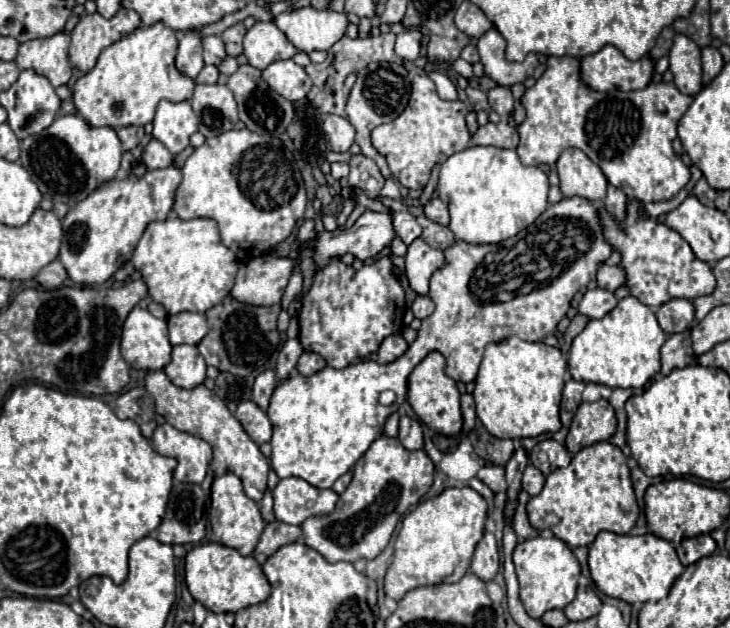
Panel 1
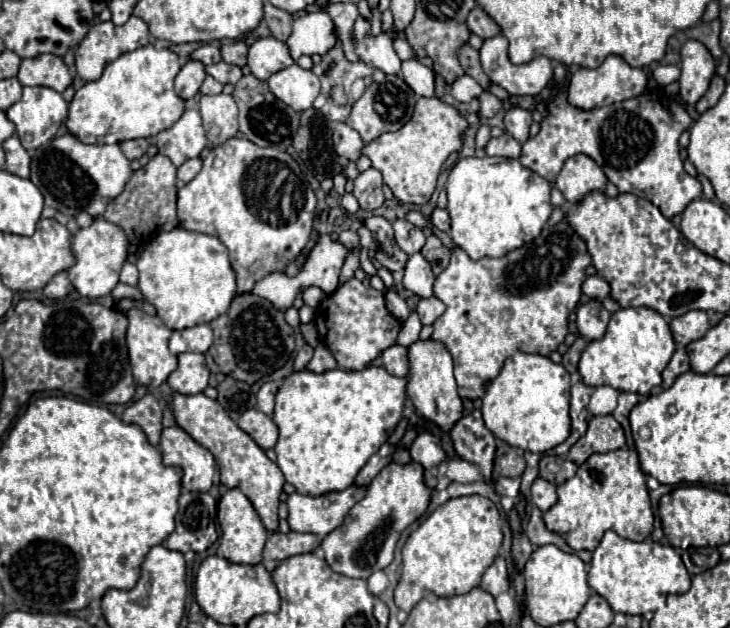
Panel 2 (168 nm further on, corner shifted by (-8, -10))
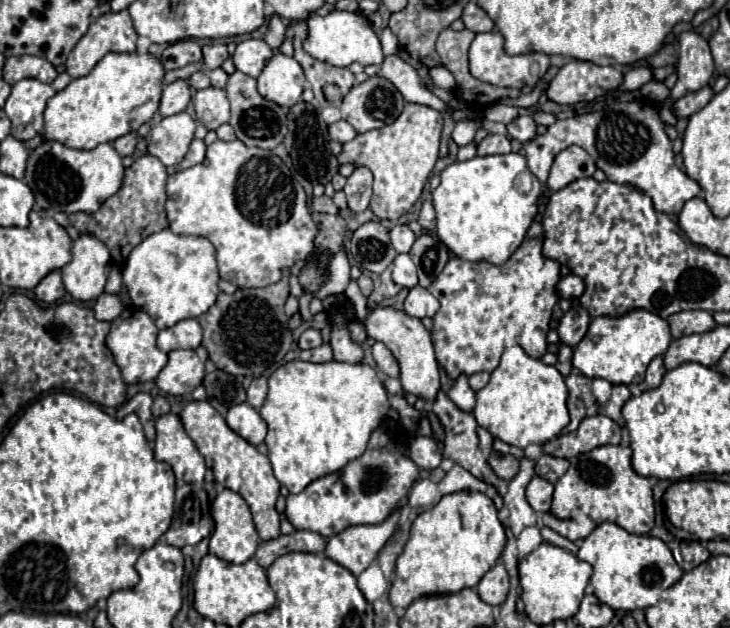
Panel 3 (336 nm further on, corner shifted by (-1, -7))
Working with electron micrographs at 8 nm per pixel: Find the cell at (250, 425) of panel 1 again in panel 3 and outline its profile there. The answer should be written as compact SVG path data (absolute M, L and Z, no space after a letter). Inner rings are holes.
M246 402L230 408L230 412L226 414L226 424L230 426L230 430L234 430L238 436L242 436L246 442L254 446L264 442L266 430L268 430L260 414Z

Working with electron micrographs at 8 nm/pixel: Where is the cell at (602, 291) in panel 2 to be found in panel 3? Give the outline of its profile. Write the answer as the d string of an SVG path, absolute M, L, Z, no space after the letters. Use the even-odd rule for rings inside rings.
M568 274L568 276L560 278L560 282L556 284L556 292L560 298L566 298L566 300L570 300L574 296L578 298L584 292L584 282L578 276Z

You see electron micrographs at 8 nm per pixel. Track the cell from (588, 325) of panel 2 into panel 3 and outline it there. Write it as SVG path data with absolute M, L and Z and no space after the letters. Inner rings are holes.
M576 306L572 310L568 310L562 318L560 318L560 324L558 324L558 338L562 344L568 344L568 346L576 346L584 334L588 332L588 324L590 324L590 316L584 308Z

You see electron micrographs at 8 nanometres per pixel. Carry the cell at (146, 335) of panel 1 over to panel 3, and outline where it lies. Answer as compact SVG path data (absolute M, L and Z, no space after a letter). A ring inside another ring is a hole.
M126 308L118 318L112 320L112 328L106 336L106 346L110 348L114 362L118 364L122 378L126 384L140 384L140 382L150 382L158 376L158 372L166 366L168 356L164 352L158 350L156 346L156 336L158 336L158 328L152 322L152 318L148 318L146 312L142 310L132 310Z

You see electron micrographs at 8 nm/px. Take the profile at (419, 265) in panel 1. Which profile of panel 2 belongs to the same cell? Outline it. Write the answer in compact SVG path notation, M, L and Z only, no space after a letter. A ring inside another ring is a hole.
M421 253L411 255L405 267L403 287L419 297L429 297L433 295L433 283L435 283L435 275L431 271L429 261Z

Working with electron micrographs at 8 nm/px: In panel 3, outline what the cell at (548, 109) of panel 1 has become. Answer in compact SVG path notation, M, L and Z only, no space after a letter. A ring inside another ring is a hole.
M614 102L578 118L556 120L556 124L548 126L546 134L522 144L520 152L526 156L530 172L544 184L554 156L572 144L582 146L594 158L596 166L604 170L608 180L646 192L658 212L680 214L682 206L700 194L700 186L674 164L672 140L664 132L664 122L650 102Z

